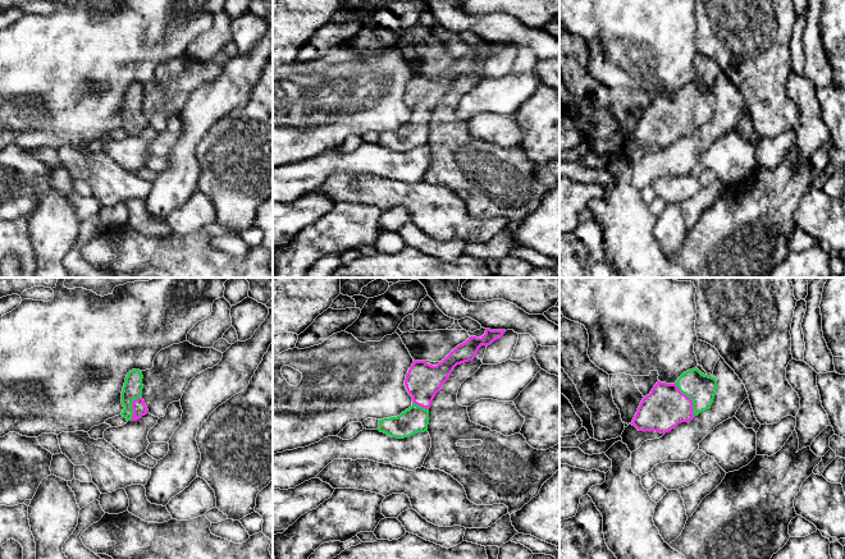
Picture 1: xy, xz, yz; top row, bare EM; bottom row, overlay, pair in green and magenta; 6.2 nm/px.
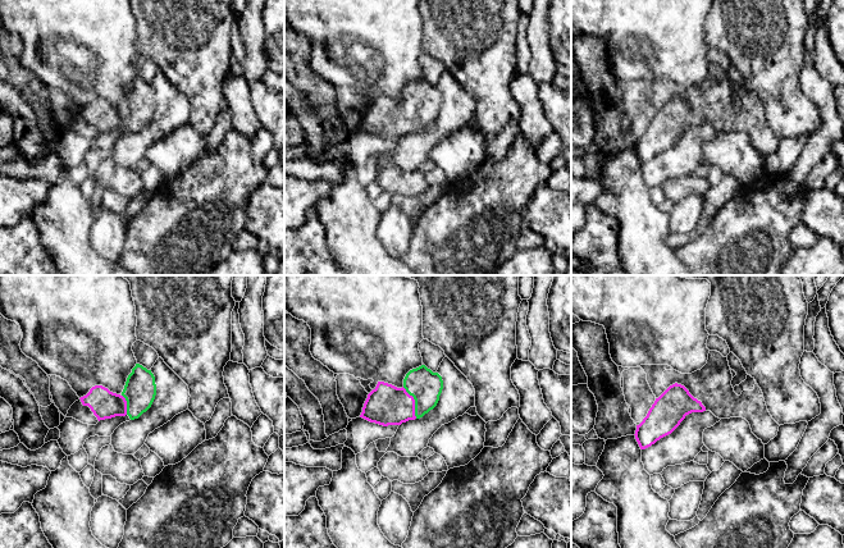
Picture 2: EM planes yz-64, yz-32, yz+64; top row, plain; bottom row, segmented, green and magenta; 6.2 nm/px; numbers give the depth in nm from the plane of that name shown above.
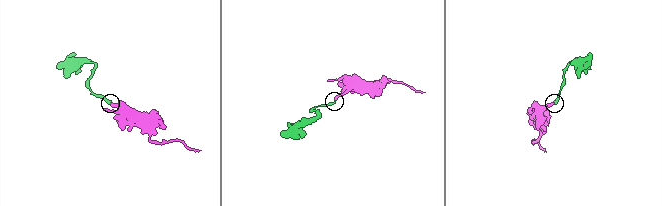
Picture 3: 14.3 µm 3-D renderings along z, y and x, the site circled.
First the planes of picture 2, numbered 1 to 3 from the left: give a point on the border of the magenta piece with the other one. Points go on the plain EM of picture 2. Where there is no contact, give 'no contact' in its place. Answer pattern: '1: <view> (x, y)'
1: yz-64 (127, 118)
2: yz-32 (415, 115)
3: no contact

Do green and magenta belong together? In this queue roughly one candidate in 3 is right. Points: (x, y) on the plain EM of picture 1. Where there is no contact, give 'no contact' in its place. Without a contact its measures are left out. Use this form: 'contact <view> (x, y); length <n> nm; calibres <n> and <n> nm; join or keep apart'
contact yz (690, 111); length 240 nm; calibres 180 and 260 nm; join

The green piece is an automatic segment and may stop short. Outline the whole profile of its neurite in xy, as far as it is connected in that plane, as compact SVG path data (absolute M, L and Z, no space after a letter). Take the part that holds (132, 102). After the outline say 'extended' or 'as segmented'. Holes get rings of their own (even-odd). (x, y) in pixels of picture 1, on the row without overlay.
M132 83L125 91L122 105L122 118L124 120L122 129L127 134L137 134L149 127L149 123L142 113L142 84Z; extended

